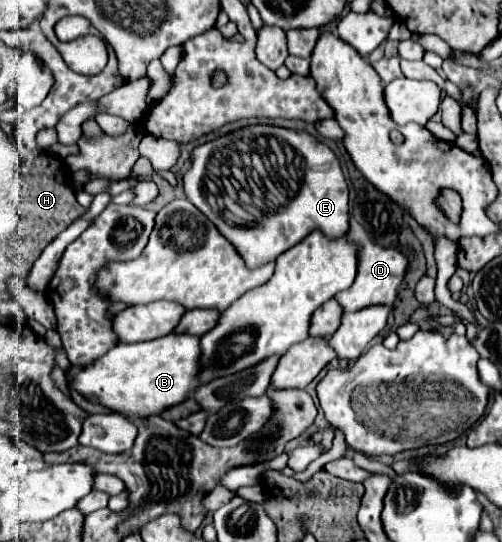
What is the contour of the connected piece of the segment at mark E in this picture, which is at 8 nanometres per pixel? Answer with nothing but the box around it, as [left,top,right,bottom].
[184,126,348,268]

